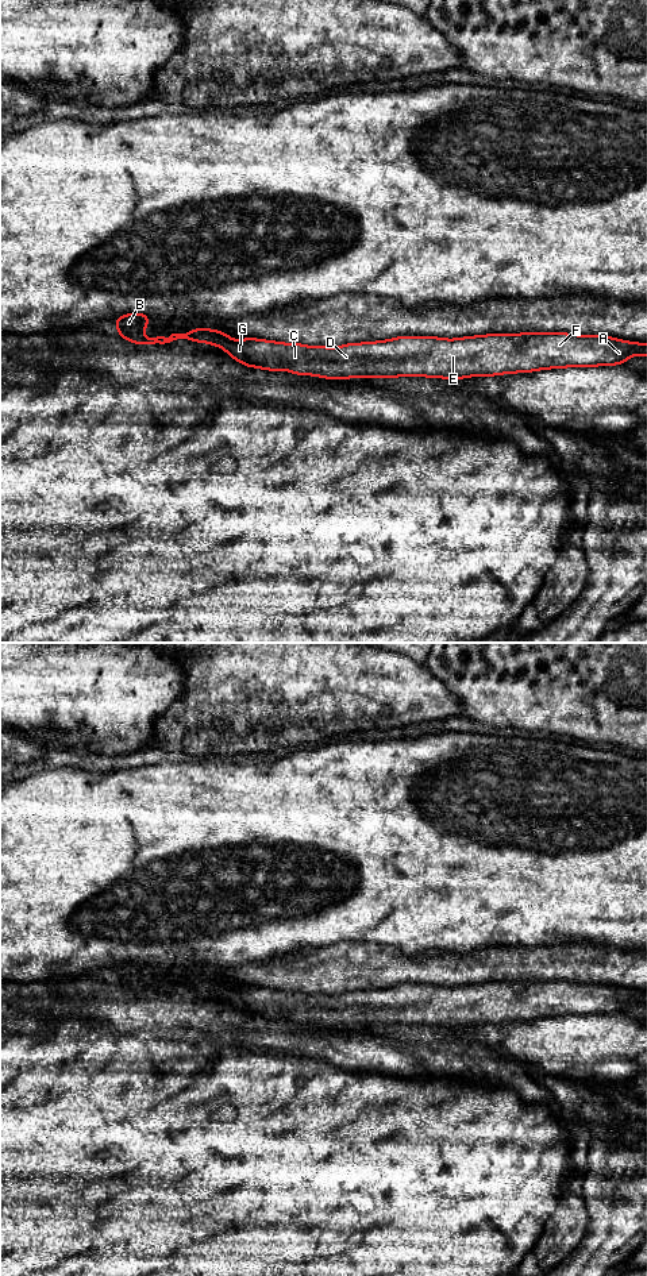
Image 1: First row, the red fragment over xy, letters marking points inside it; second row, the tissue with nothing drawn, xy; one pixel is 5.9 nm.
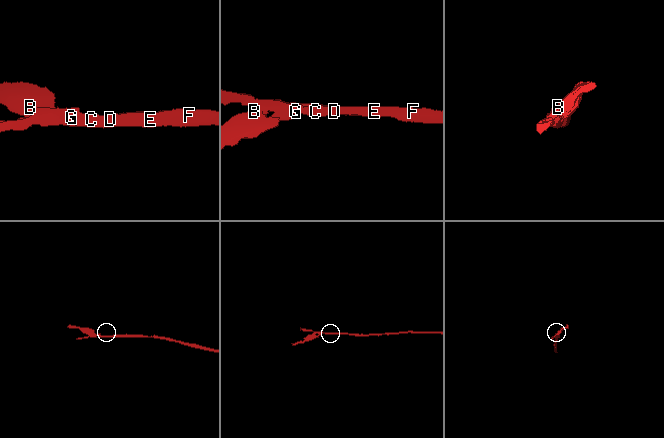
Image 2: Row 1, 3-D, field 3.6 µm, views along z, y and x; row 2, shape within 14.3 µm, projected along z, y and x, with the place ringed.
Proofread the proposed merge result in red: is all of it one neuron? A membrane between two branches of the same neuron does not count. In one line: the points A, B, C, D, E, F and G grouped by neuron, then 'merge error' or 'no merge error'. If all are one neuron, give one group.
A C D E F G / B; merge error

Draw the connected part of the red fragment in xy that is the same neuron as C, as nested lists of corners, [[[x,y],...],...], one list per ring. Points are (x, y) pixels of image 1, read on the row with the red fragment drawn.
[[[196,328],[184,334],[172,334],[169,338],[157,336],[159,344],[177,339],[209,343],[223,348],[231,358],[247,367],[270,371],[286,370],[299,375],[334,378],[394,378],[430,377],[462,379],[467,377],[502,375],[505,373],[531,373],[547,369],[594,367],[623,365],[632,355],[647,356],[647,343],[627,342],[600,335],[573,335],[566,332],[521,332],[489,334],[443,339],[435,336],[398,336],[380,342],[347,343],[339,347],[304,346],[301,343],[280,343],[244,338],[242,340],[222,340],[211,328]]]

